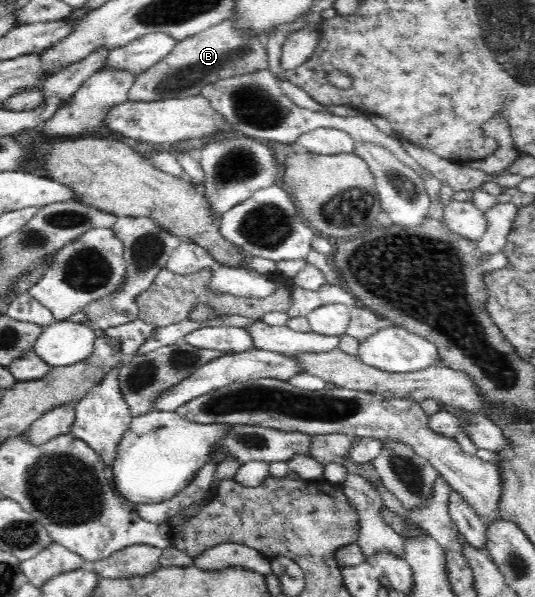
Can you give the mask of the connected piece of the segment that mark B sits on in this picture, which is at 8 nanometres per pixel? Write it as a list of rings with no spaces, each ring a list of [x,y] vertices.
[[[233,18],[205,29],[203,33],[176,43],[153,67],[134,77],[128,93],[129,101],[157,101],[173,96],[199,93],[204,85],[234,77],[241,70],[266,70],[269,67],[266,46],[259,37],[248,37],[234,31]]]

